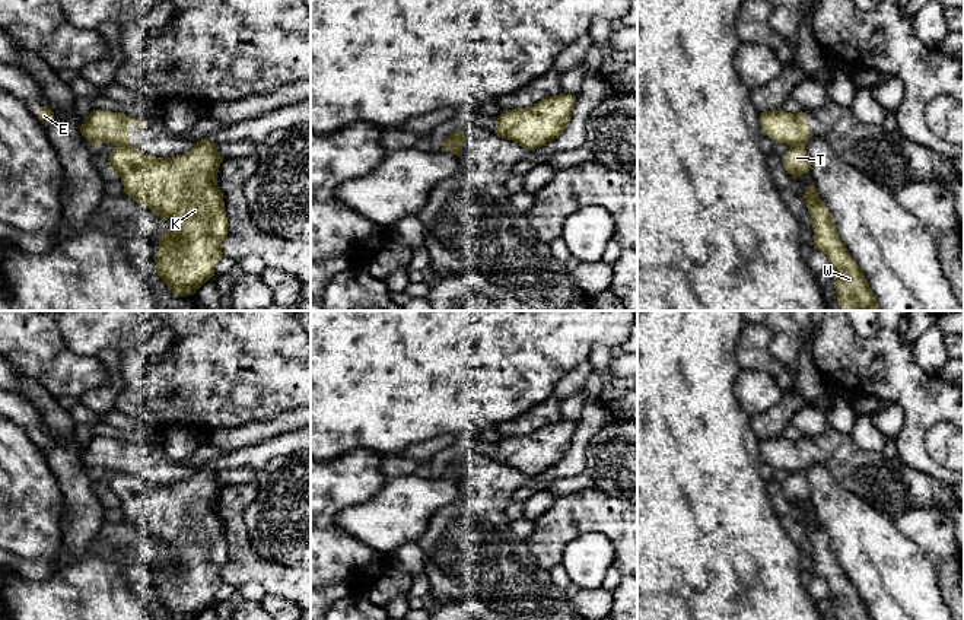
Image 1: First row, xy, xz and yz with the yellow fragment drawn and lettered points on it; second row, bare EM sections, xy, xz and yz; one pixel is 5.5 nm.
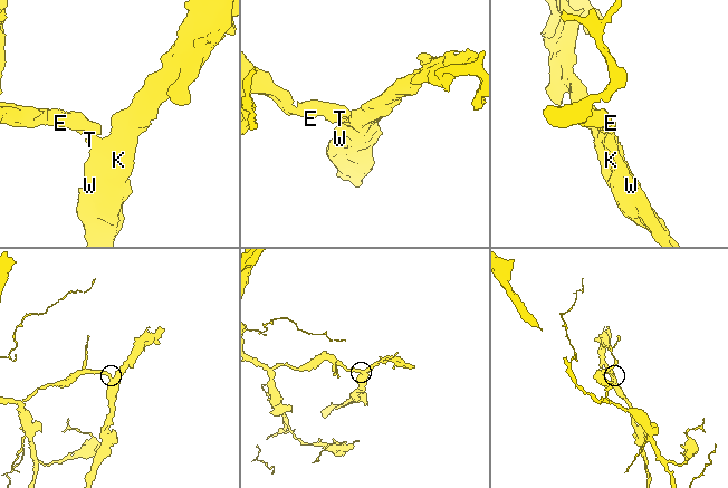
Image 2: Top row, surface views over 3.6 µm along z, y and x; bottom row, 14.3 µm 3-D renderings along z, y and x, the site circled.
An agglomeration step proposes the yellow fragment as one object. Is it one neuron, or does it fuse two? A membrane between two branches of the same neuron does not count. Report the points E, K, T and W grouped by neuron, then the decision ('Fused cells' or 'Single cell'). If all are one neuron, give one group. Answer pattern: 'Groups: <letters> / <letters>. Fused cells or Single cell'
Groups: E / K T W. Fused cells

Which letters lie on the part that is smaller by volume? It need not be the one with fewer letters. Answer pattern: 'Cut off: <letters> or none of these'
Cut off: K, T, W

